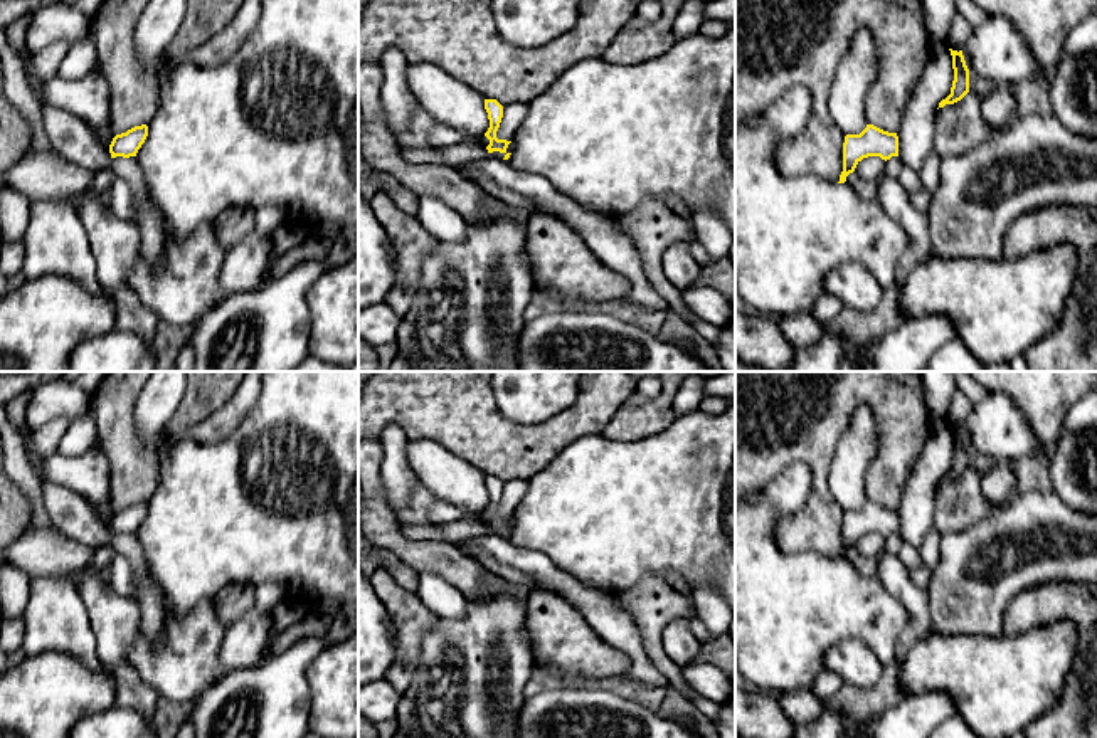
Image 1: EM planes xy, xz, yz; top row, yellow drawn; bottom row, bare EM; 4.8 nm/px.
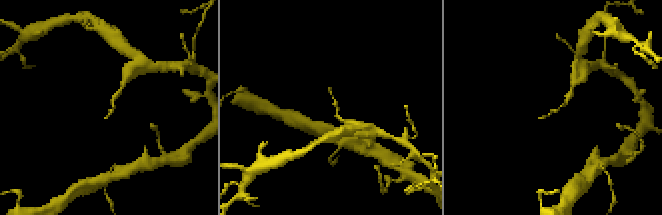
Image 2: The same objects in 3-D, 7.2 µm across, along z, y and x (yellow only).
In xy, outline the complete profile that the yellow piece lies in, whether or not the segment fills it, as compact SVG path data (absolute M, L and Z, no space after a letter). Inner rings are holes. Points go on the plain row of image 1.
M146 501L135 503L135 504L128 506L126 509L116 511L109 521L111 535L136 533L138 526L141 525L141 521L146 516L146 513L148 513L148 503Z

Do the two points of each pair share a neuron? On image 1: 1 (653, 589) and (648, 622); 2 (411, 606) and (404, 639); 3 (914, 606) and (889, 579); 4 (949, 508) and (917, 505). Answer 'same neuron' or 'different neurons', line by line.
1: same neuron
2: same neuron
3: same neuron
4: different neurons

